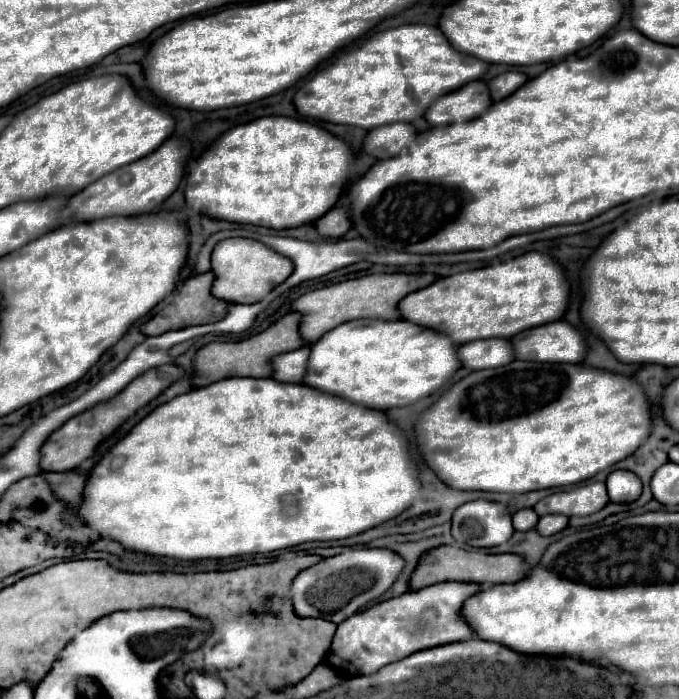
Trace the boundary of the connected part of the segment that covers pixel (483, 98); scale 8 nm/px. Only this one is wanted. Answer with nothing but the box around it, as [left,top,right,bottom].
[423,81,491,125]

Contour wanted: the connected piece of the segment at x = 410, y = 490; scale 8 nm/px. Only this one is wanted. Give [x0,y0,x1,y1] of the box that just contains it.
[77,377,421,561]

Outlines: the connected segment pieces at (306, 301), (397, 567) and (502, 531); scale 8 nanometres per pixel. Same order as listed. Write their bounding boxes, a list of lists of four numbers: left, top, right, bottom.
[[291,273,435,345],[291,549,405,625],[451,499,515,547]]

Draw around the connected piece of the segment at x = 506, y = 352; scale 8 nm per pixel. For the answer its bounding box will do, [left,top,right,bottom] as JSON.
[459,339,513,371]

